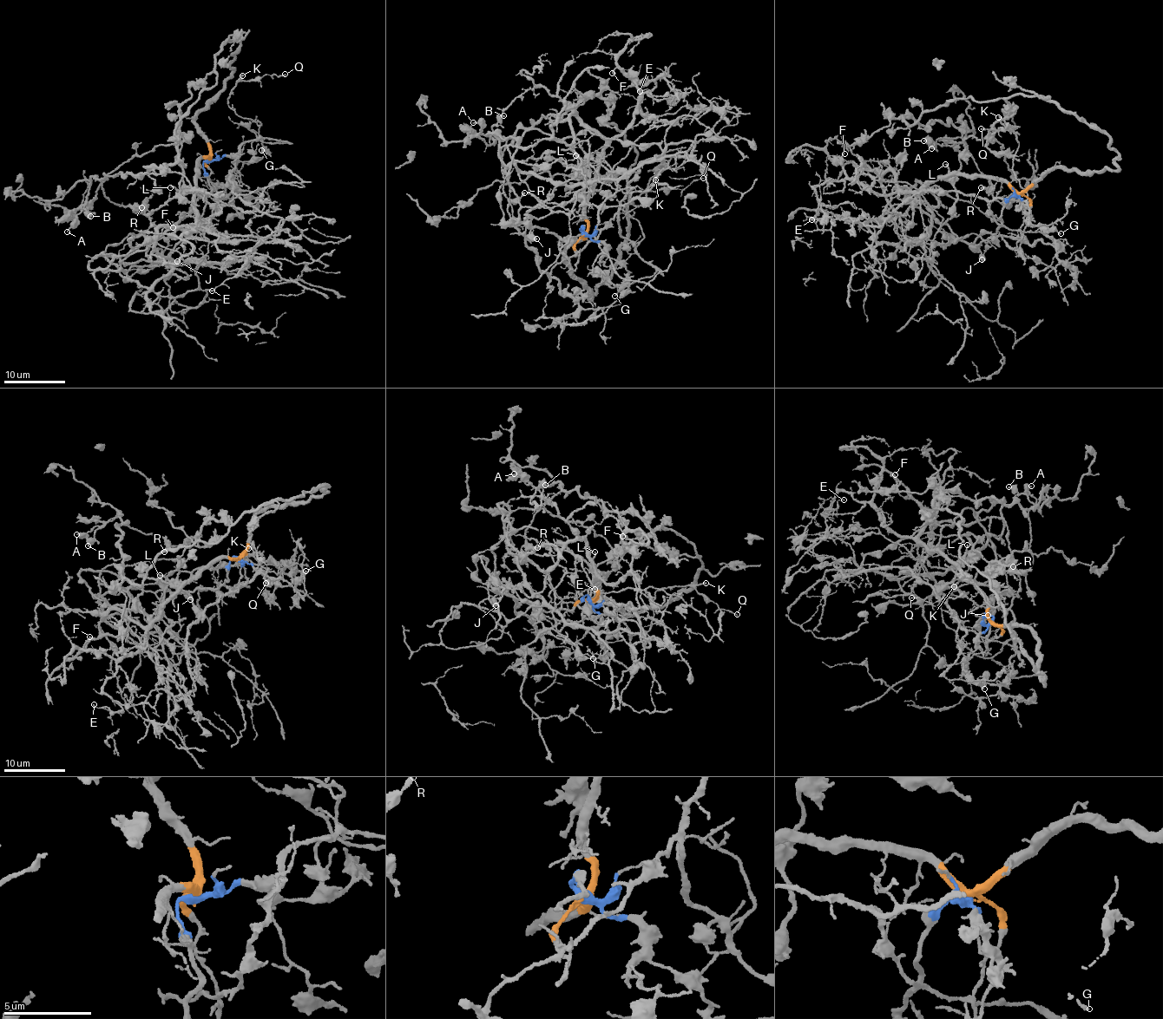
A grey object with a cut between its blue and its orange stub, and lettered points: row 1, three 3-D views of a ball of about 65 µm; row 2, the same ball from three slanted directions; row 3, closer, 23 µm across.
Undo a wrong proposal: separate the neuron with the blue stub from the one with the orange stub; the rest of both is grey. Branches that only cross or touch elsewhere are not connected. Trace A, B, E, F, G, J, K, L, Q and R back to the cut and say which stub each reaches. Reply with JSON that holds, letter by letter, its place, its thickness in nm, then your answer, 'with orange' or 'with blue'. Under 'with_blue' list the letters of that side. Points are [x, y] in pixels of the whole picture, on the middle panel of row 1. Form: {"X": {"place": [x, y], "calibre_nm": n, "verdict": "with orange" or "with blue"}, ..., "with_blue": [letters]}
{"A": {"place": [473, 122], "calibre_nm": 110, "verdict": "with orange"}, "B": {"place": [503, 115], "calibre_nm": 460, "verdict": "with orange"}, "E": {"place": [640, 91], "calibre_nm": 120, "verdict": "with orange"}, "F": {"place": [612, 73], "calibre_nm": 160, "verdict": "with orange"}, "G": {"place": [614, 296], "calibre_nm": 150, "verdict": "with blue"}, "J": {"place": [536, 238], "calibre_nm": 500, "verdict": "with blue"}, "K": {"place": [655, 179], "calibre_nm": 170, "verdict": "with blue"}, "L": {"place": [575, 155], "calibre_nm": 180, "verdict": "with orange"}, "Q": {"place": [703, 178], "calibre_nm": 110, "verdict": "with blue"}, "R": {"place": [524, 192], "calibre_nm": 240, "verdict": "with orange"}, "with_blue": ["G", "J", "K", "Q"]}

